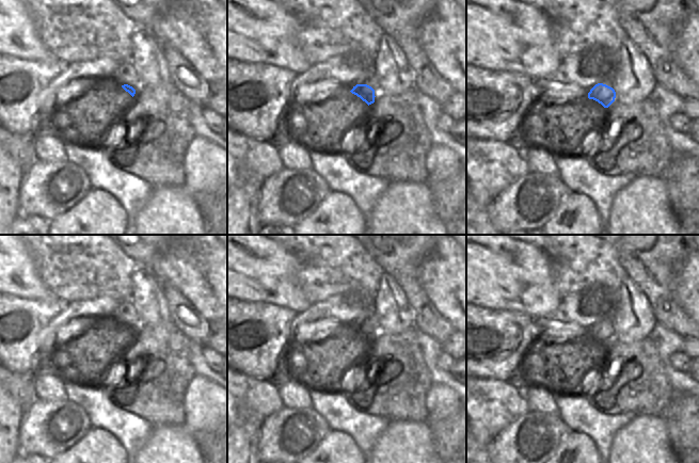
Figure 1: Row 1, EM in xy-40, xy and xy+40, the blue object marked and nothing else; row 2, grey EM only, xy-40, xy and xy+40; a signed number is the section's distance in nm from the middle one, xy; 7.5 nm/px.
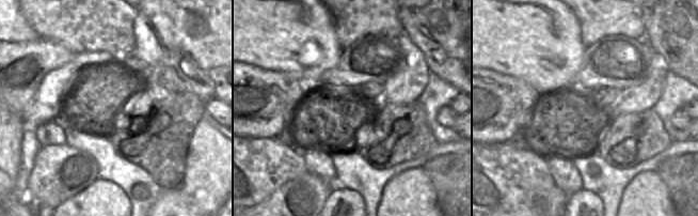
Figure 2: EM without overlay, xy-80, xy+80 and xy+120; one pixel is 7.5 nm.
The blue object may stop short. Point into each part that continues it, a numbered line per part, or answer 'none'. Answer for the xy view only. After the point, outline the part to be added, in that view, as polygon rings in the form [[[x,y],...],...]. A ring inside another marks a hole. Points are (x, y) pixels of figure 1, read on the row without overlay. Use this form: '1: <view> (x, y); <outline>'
1: xy (369, 319); [[[367,315],[365,317],[359,317],[358,323],[367,323],[375,329],[375,335],[379,334],[379,322],[375,315]]]

